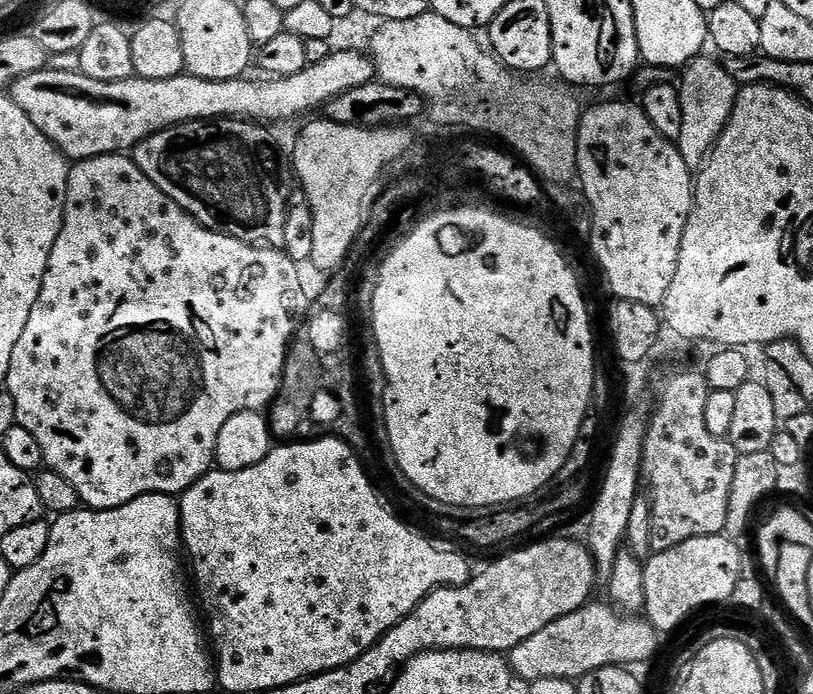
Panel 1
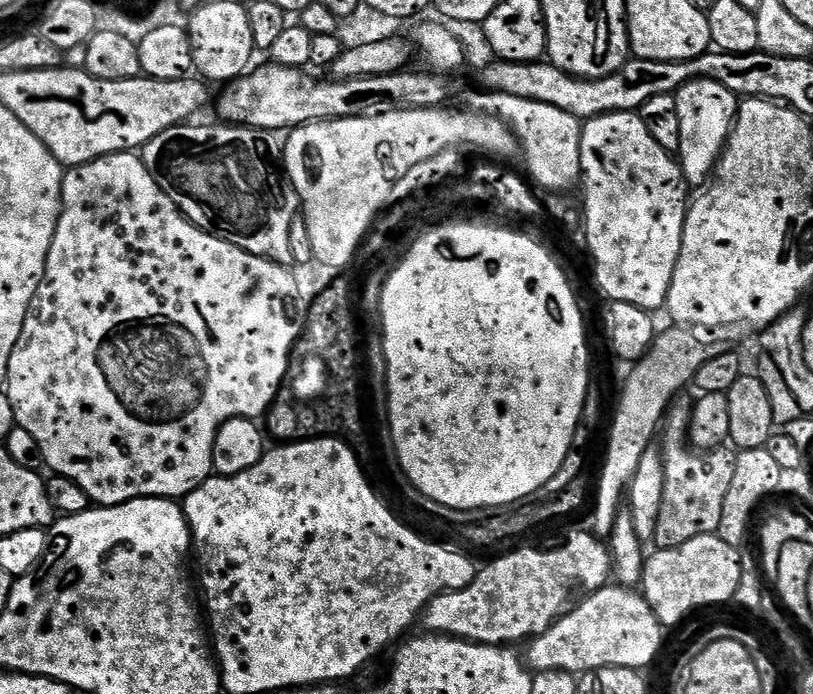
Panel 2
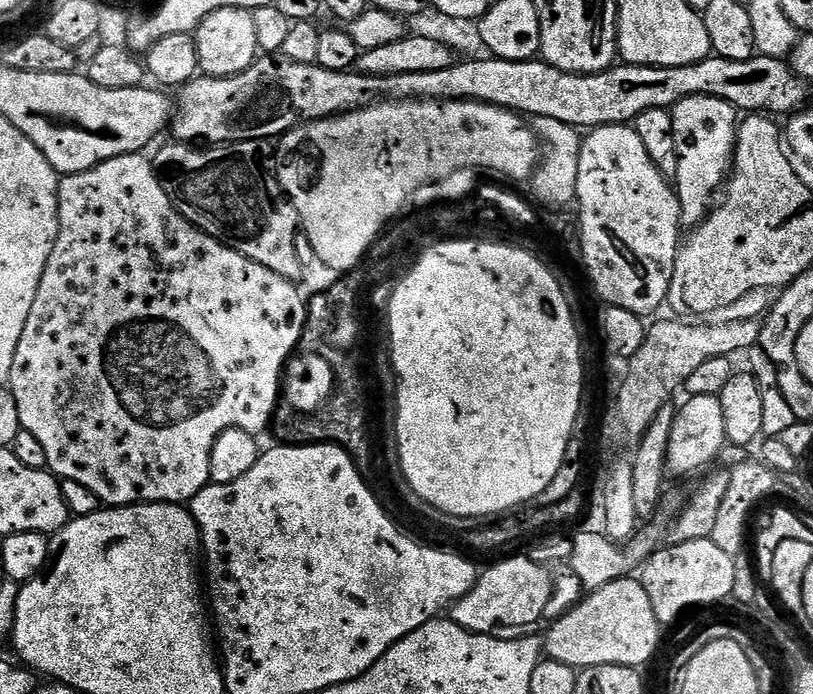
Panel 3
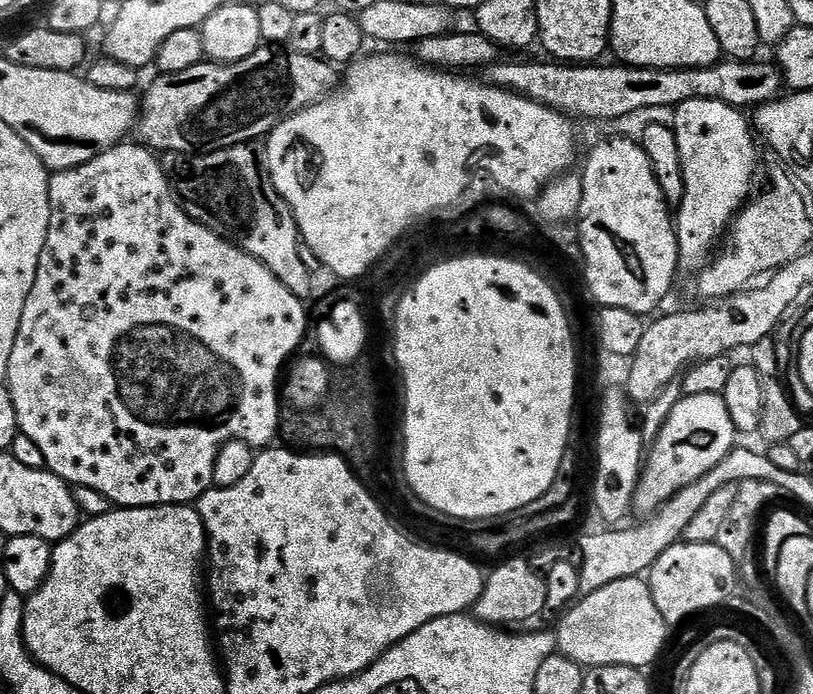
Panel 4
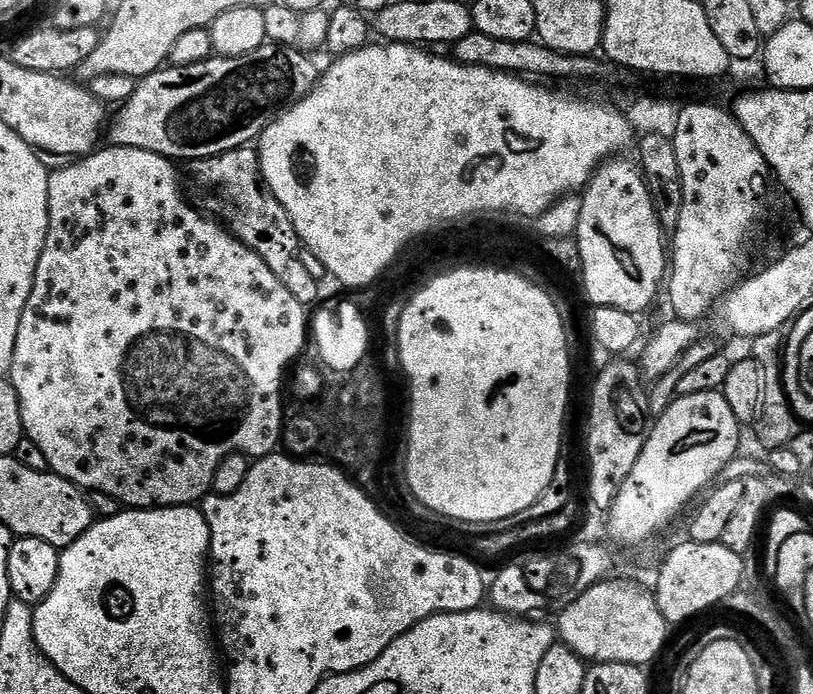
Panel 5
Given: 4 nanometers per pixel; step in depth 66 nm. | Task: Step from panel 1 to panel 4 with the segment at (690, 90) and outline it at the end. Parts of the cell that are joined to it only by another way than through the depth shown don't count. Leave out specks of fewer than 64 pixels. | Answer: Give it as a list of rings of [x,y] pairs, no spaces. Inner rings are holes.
[[[687,100],[676,105],[674,115],[676,117],[671,117],[670,123],[678,138],[678,154],[682,158],[684,175],[684,197],[680,199],[678,211],[674,216],[676,237],[680,247],[680,268],[695,273],[709,263],[710,257],[717,251],[716,243],[719,242],[720,235],[722,240],[729,231],[732,221],[749,199],[748,191],[752,188],[752,175],[756,172],[757,141],[754,139],[754,128],[749,117],[747,120],[744,117],[747,115],[741,109],[726,102]]]

